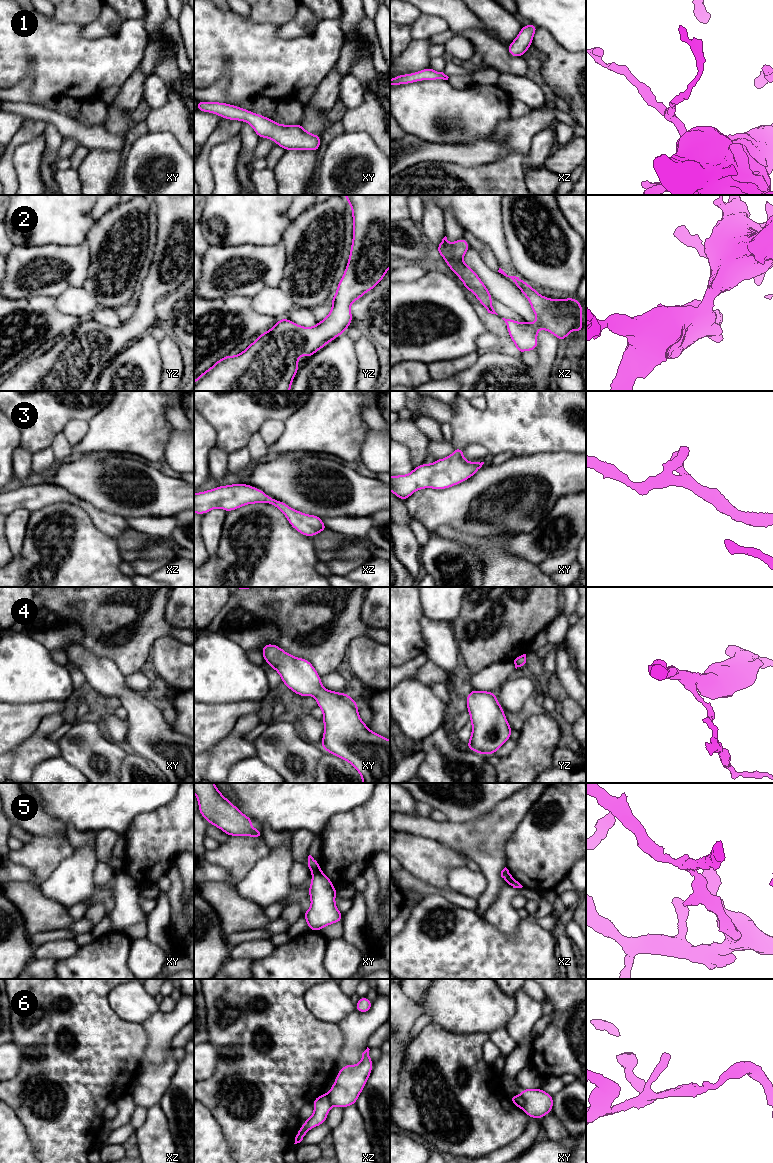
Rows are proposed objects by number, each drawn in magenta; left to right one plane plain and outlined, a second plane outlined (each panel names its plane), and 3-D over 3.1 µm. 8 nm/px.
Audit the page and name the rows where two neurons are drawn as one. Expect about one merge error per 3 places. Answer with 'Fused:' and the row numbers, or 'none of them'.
Fused: 5, 6

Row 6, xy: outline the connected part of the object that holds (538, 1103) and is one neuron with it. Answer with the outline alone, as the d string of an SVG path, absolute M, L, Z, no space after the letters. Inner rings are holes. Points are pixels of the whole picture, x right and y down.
M523 1088L520 1096L525 1102L523 1110L530 1118L542 1119L553 1111L553 1096L541 1088Z

